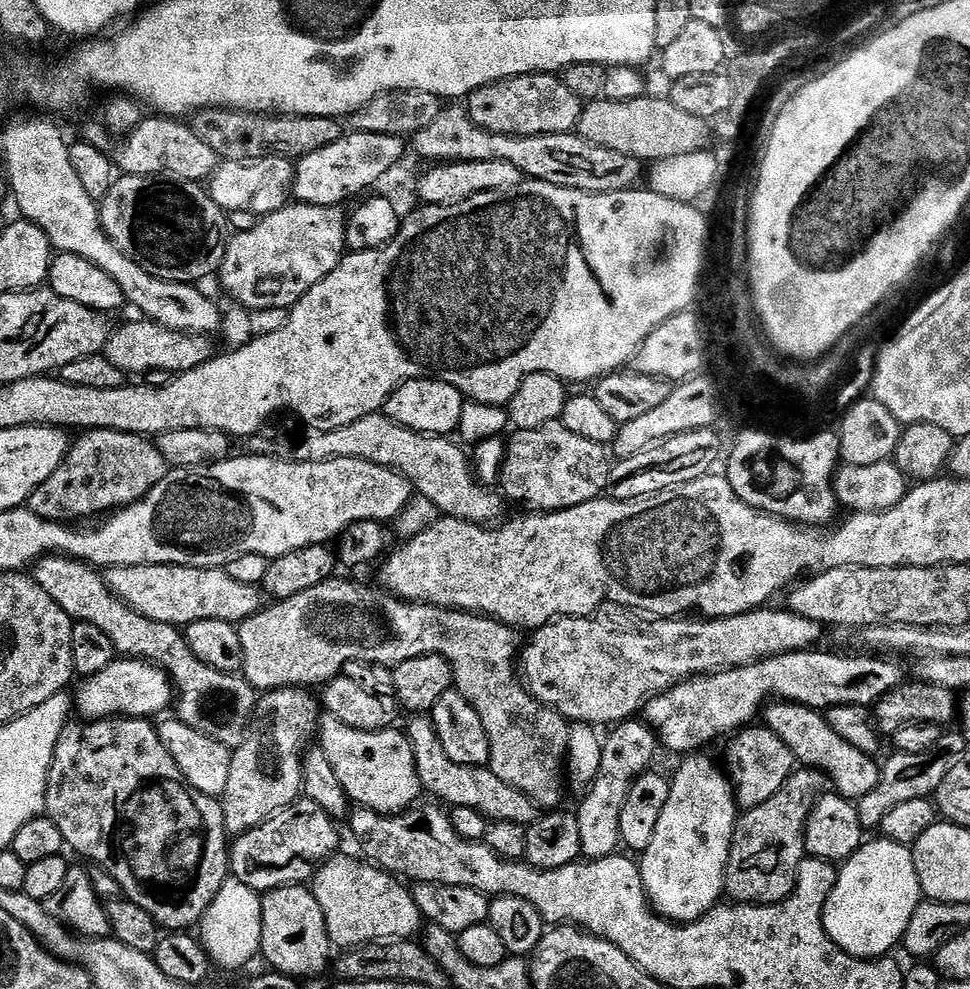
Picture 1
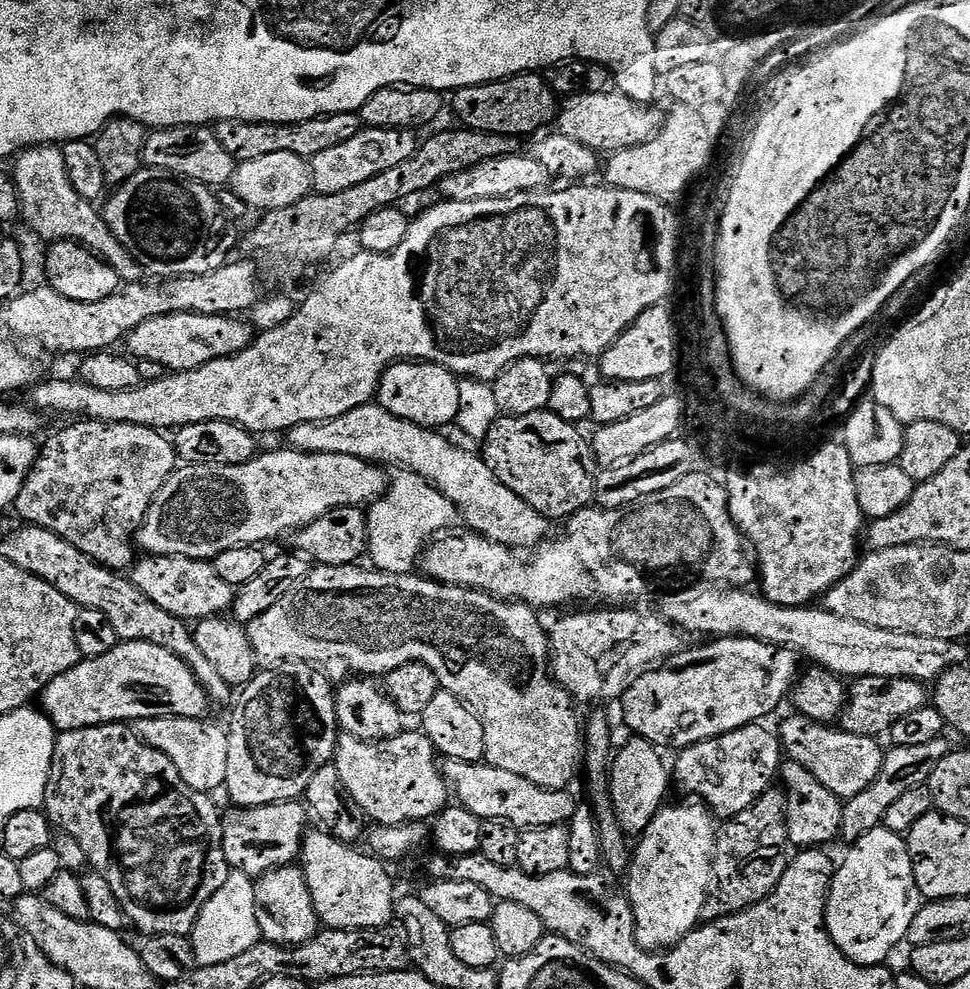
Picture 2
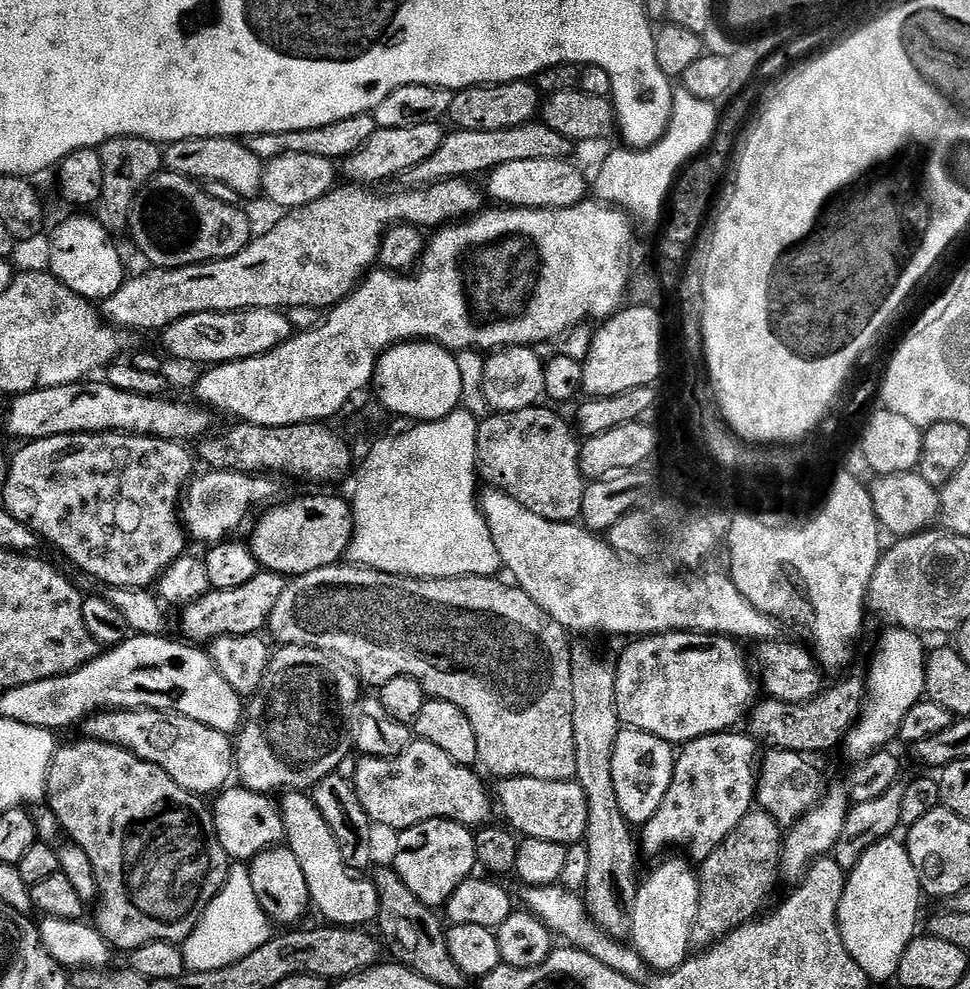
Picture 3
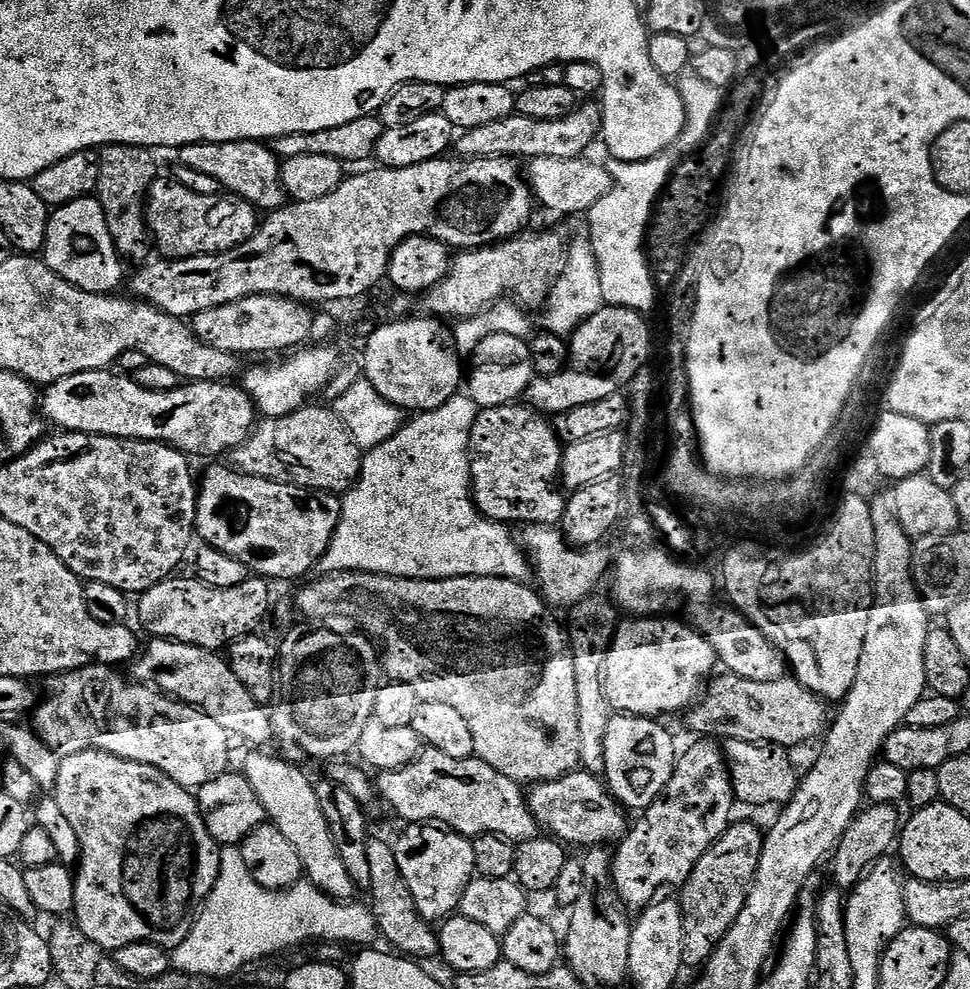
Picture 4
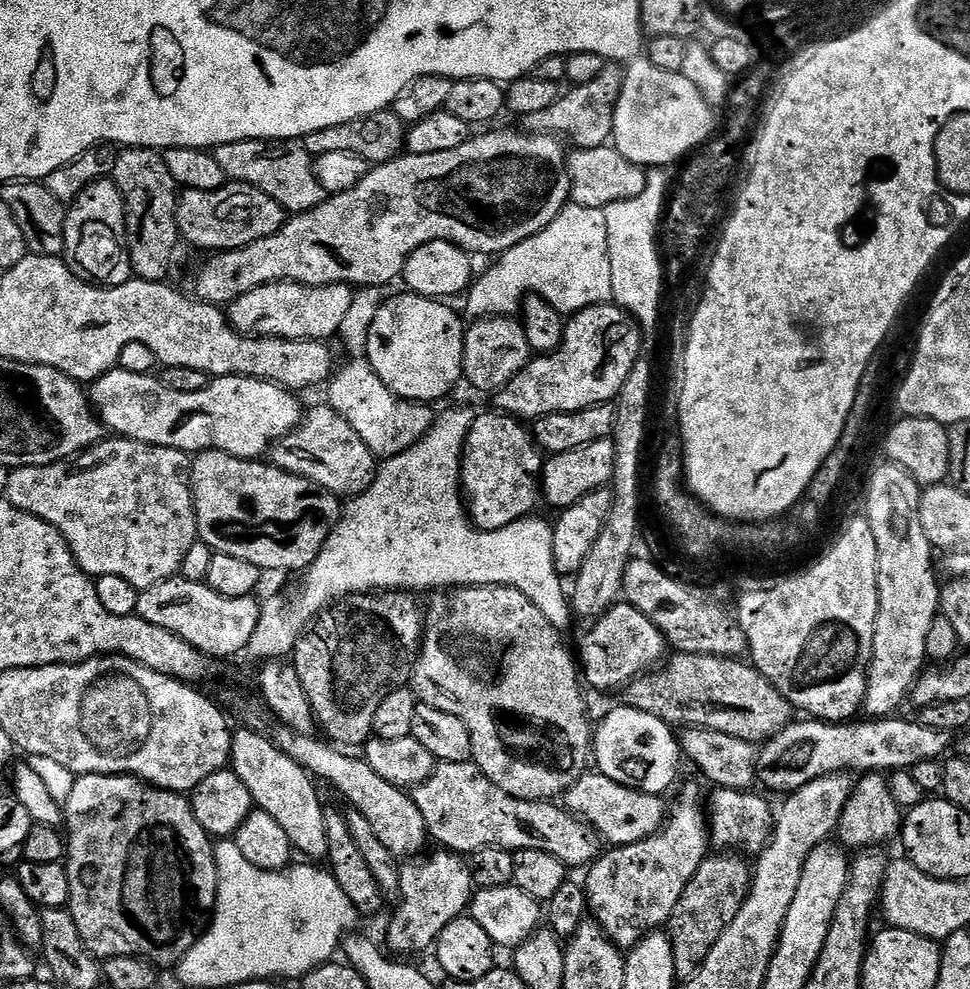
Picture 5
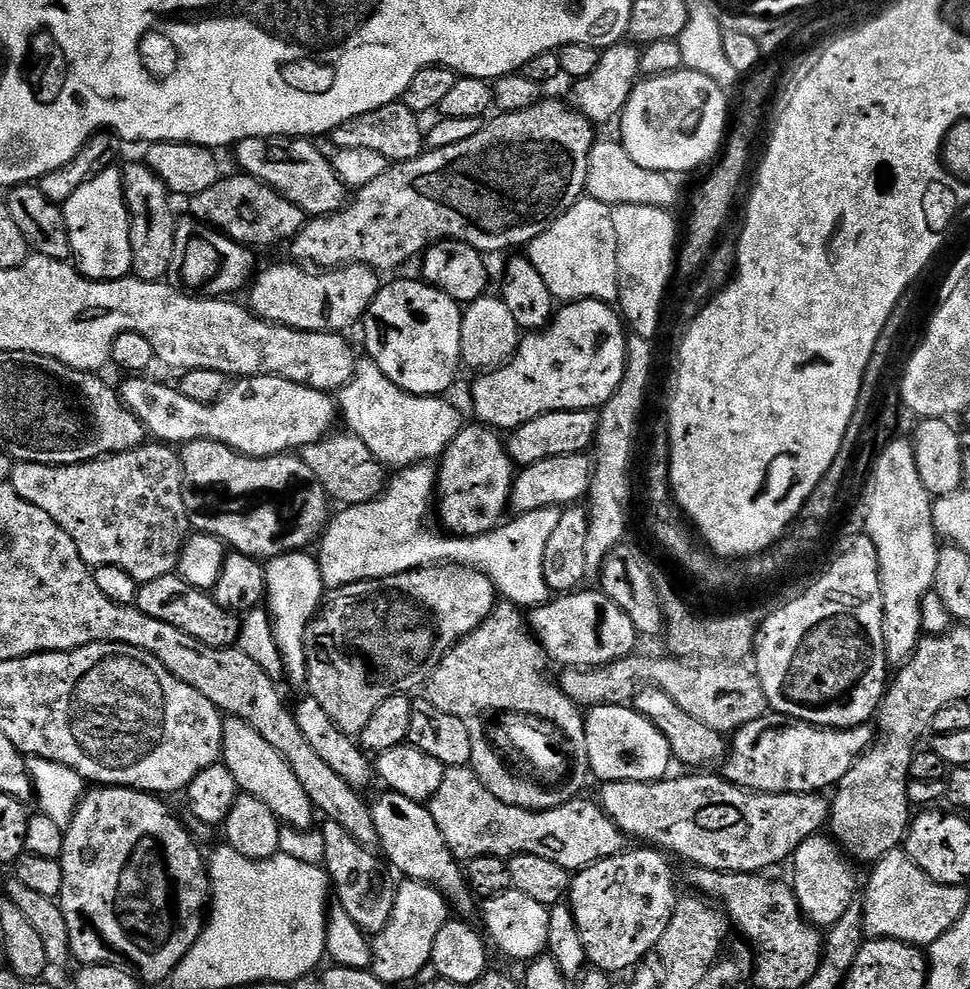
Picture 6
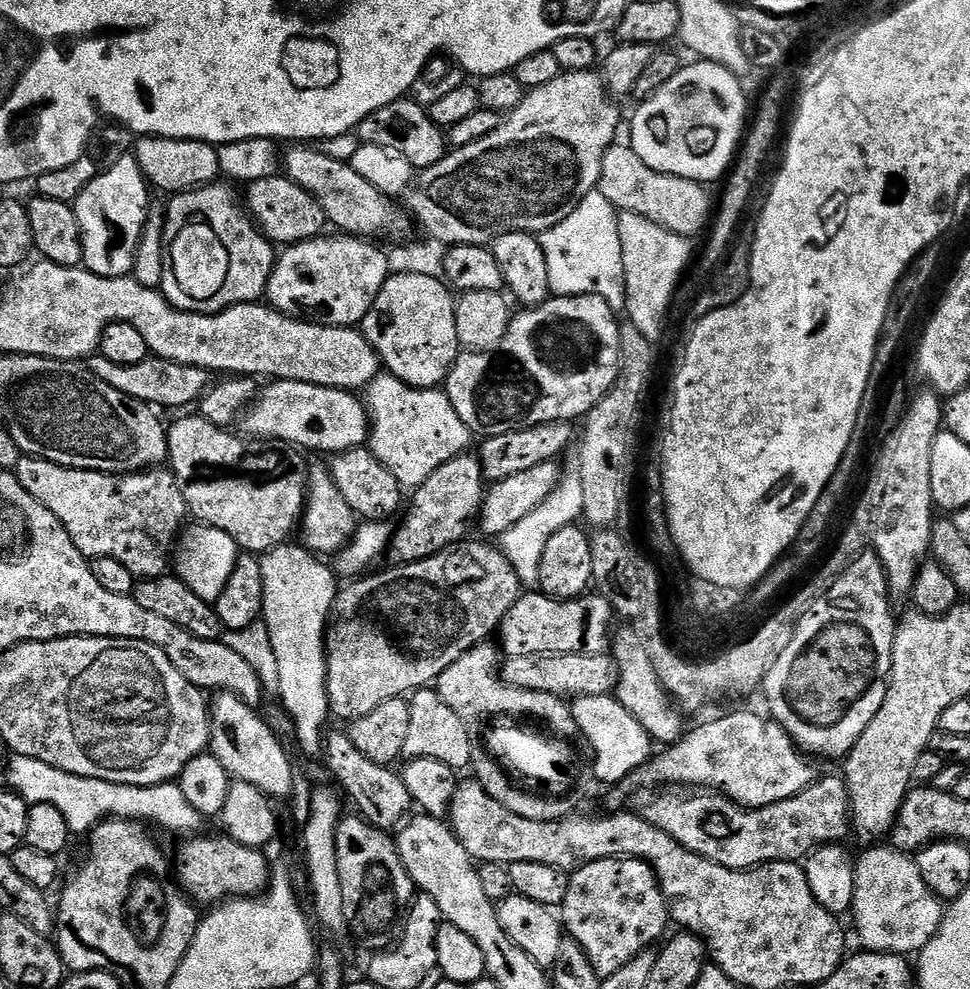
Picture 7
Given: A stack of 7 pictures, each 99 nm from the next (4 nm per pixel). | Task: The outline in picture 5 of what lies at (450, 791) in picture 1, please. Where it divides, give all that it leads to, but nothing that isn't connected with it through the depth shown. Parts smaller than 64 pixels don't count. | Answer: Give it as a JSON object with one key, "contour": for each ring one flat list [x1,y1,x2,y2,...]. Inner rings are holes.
{"contour":[[599,770,578,777,562,797,563,807,571,816,583,820,597,832,601,841,608,843,609,840,612,846,642,842,653,836,664,824,666,804,662,801,660,796,651,796,636,788,622,786,603,776]]}

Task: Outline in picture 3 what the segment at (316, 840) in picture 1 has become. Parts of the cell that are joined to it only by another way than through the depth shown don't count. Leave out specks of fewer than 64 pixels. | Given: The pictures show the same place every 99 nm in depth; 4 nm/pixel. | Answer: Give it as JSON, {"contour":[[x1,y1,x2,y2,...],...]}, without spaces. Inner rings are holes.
{"contour":[[228,786,215,797,216,804,211,805,212,821,218,834,218,842,222,850,232,862,250,862,258,854,265,852,267,848,275,848,285,843,284,819,280,813,280,805,271,795,263,792,251,792,243,786]]}

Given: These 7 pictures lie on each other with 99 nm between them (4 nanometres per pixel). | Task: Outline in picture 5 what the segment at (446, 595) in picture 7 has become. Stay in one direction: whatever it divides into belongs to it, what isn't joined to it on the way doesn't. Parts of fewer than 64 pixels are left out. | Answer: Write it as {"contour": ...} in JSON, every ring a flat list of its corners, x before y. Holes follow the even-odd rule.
{"contour":[[404,590,349,596,343,602,321,612,315,620,304,627,303,632,297,635,296,646,290,660,298,670,302,690,306,692,312,713,316,715,319,731,333,745,367,744,372,736,374,710,382,706,386,694,409,683,410,669,420,651,426,627,422,608,416,605,416,600,415,595]]}

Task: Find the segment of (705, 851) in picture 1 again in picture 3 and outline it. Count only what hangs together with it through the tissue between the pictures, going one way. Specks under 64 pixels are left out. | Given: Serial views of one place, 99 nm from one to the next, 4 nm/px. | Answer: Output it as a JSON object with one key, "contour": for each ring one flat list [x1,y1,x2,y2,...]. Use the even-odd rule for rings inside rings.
{"contour":[[687,859,663,860,659,861,661,864,645,880,643,877,637,883,630,905,631,947,635,948,649,969,656,972,674,970,688,959,692,948,692,927,698,914,700,893,700,877,697,869]]}

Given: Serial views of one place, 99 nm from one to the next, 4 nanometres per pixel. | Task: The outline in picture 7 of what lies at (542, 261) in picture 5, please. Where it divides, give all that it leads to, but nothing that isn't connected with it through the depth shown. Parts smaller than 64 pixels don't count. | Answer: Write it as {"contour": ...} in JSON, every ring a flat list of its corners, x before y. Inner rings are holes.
{"contour":[[594,191,586,194,580,204,558,226,547,228,539,237,543,253,546,254,546,274,550,274,549,293,557,296,597,296,602,298,614,313,627,309,626,278,622,262,622,238,618,234,620,217,618,209,612,205,606,194]]}

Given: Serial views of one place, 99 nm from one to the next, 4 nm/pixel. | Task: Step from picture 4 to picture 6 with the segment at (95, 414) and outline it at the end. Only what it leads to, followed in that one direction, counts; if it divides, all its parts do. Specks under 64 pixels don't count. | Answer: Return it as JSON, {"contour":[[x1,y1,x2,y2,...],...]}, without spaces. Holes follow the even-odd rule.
{"contour":[[249,376,237,379,213,404,193,402,191,398,186,398,186,394,180,392,179,387,172,385,171,388,168,384,144,379,148,378,125,379,128,381,118,388,120,400,144,423,144,431,149,437,169,446,183,446,195,440,213,440,241,452,244,456,263,458,305,448,307,444,324,439,337,427,337,401,329,393,319,392,298,382,290,382,281,376]]}

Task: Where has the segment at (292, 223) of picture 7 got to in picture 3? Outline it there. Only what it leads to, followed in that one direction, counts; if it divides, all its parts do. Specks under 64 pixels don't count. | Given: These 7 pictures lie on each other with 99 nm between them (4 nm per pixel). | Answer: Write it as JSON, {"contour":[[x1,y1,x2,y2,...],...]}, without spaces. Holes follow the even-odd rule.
{"contour":[[161,170,153,176,152,181,147,186,138,190,136,196,132,200,132,205,128,211,128,223,126,225,126,236,132,239,132,244,145,256,147,262,153,268,189,268,191,264,205,264,211,260,221,260,222,258,230,258,234,254,238,254,253,239,254,231,248,225,248,216,243,212,243,207,235,204,223,204,222,202,214,202,214,198,210,198,210,194,204,192,203,187,197,181,189,180,186,176,180,176,177,172]]}

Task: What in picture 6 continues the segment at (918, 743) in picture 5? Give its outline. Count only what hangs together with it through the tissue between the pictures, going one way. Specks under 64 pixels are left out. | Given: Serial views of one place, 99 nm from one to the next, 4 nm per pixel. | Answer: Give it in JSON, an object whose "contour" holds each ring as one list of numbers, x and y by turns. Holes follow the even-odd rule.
{"contour":[[765,714,760,720,742,726,730,740,723,761,722,775,731,784,750,792,794,794,823,793,823,788,835,789,842,778,858,762,863,752,874,743,871,727,815,728,801,720,789,720,779,714]]}

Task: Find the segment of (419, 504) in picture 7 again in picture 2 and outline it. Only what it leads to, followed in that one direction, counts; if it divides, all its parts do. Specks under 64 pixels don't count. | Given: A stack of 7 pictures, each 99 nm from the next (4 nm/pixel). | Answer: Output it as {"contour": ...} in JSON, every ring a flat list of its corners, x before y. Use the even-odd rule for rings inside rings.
{"contour":[[547,410,521,416,501,415,482,441,482,455,502,486,510,486,510,490,514,490,514,494,518,494,522,502,534,506,534,510,538,510,538,514,542,514,550,522,564,522,569,516,589,507,596,499,596,459,591,443,580,431,577,425,566,422,558,418,558,414]]}

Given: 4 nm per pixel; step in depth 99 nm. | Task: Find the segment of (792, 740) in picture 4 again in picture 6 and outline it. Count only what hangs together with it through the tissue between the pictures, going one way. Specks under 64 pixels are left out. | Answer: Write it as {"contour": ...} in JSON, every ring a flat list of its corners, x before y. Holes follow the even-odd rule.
{"contour":[[633,654,615,660,609,664,603,664,600,668,564,668,561,676,558,676,560,689,581,710,591,710,598,706,628,706,635,701,636,693,645,686,651,686,670,694,670,698,686,714,698,718,698,722,710,726,710,730,718,730,722,734,734,734,742,726,750,722,760,720,768,711,768,699,760,685,755,671,751,667,743,668,740,662,708,662,712,664,695,664,692,660,675,660,672,656,660,656,657,660,651,660,648,656]]}

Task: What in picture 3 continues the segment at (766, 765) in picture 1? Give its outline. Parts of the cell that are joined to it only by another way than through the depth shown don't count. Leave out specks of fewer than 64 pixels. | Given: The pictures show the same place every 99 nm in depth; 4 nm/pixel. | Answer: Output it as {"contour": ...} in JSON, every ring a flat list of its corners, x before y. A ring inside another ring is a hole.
{"contour":[[740,730,712,732,683,745,676,756,666,798,662,798,662,806,658,806,654,818,650,818,642,826,641,832,644,833,639,833,638,840,643,851,645,848,650,855,659,857,664,854,659,852,677,844,678,847,685,848,689,852,687,855,696,862,703,862,710,854,714,854,716,847,735,830,738,822,742,822,742,818,746,818,746,814,753,811,758,779,756,748,758,749,757,741]]}

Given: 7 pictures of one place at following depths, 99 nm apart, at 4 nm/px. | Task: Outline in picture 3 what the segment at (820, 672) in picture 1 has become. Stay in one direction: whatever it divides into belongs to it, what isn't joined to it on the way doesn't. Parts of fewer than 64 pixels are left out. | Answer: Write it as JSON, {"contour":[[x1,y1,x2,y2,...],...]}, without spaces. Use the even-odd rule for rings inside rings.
{"contour":[[657,632,633,640,615,661,621,725,683,746,712,732,735,729,757,699,753,669,748,669,735,639,706,632]]}

